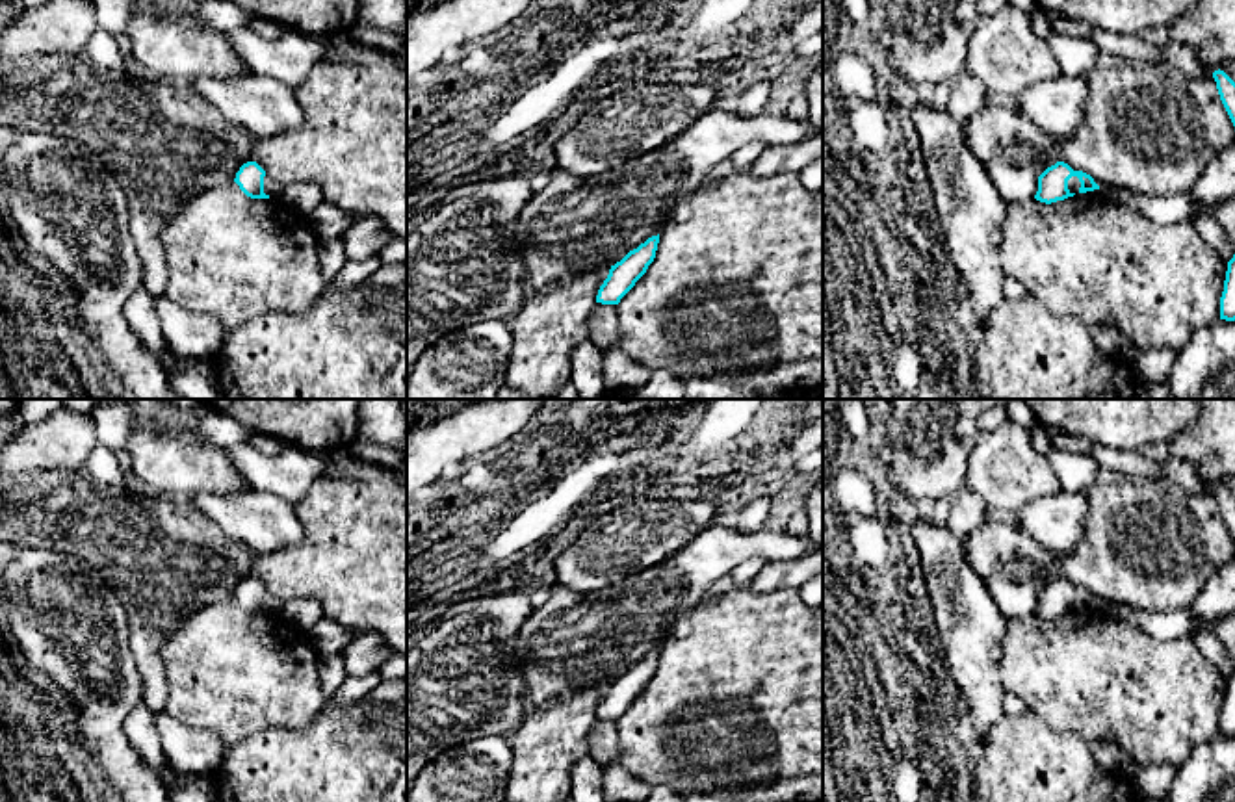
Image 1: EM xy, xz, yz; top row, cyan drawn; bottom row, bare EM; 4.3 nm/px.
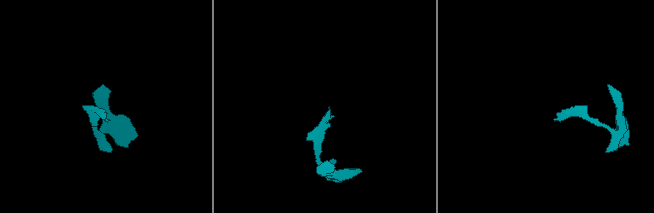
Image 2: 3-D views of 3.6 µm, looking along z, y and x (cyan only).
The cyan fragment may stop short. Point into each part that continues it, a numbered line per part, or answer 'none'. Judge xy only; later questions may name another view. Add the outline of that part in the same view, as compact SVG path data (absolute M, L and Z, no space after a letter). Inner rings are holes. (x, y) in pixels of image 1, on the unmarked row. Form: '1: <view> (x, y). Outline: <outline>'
1: xy (272, 604). Outline: M267 590L264 592L264 609L269 613L282 613L282 602L269 594Z

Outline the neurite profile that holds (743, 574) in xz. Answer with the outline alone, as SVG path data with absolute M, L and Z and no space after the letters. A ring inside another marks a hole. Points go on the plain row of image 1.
M748 557L741 561L728 576L734 581L734 587L747 589L750 587L752 579L758 576L758 572L763 568L767 559L763 557Z

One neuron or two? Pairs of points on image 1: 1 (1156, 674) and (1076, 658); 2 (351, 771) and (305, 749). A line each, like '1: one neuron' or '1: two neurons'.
1: one neuron
2: one neuron

